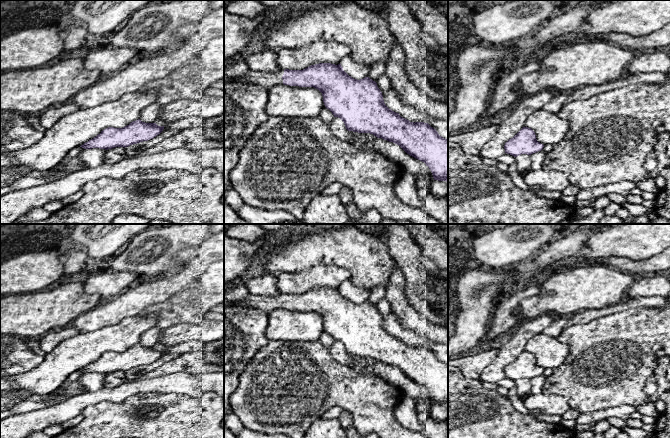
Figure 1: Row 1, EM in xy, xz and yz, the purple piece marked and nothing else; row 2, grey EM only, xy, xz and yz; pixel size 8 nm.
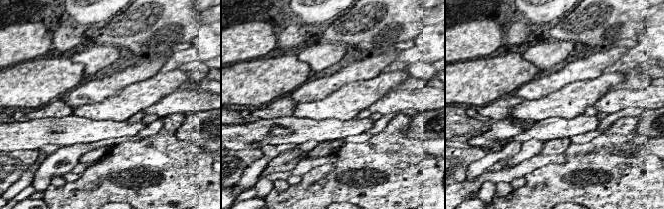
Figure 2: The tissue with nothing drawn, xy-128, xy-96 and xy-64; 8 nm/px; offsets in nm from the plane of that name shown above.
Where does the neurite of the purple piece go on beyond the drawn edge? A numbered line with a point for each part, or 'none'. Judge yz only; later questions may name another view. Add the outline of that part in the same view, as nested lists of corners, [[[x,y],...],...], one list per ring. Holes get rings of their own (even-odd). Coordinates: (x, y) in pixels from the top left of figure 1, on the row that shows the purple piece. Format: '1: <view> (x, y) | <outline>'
none

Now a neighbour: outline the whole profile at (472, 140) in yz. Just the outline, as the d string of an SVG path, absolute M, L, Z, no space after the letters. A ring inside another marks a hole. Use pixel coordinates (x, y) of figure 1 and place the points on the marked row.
M497 125L470 128L456 134L448 135L448 142L456 142L467 154L480 155L482 148L494 136L497 129Z

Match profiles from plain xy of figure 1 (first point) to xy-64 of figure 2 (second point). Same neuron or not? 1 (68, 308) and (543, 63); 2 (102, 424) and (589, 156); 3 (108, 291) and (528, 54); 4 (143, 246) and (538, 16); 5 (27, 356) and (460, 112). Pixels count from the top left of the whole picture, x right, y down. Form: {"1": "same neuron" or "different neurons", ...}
{"1": "different neurons", "2": "same neuron", "3": "same neuron", "4": "different neurons", "5": "same neuron"}

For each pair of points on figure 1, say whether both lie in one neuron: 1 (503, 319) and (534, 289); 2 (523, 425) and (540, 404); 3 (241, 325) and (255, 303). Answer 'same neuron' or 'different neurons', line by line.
1: same neuron
2: different neurons
3: different neurons

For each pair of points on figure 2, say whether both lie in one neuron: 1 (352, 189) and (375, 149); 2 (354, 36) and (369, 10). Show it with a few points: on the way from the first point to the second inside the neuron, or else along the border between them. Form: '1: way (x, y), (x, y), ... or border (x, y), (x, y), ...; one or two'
1: way (357, 179), (353, 175), (353, 169), (364, 158); one
2: way (359, 30), (369, 20), (369, 16); one

